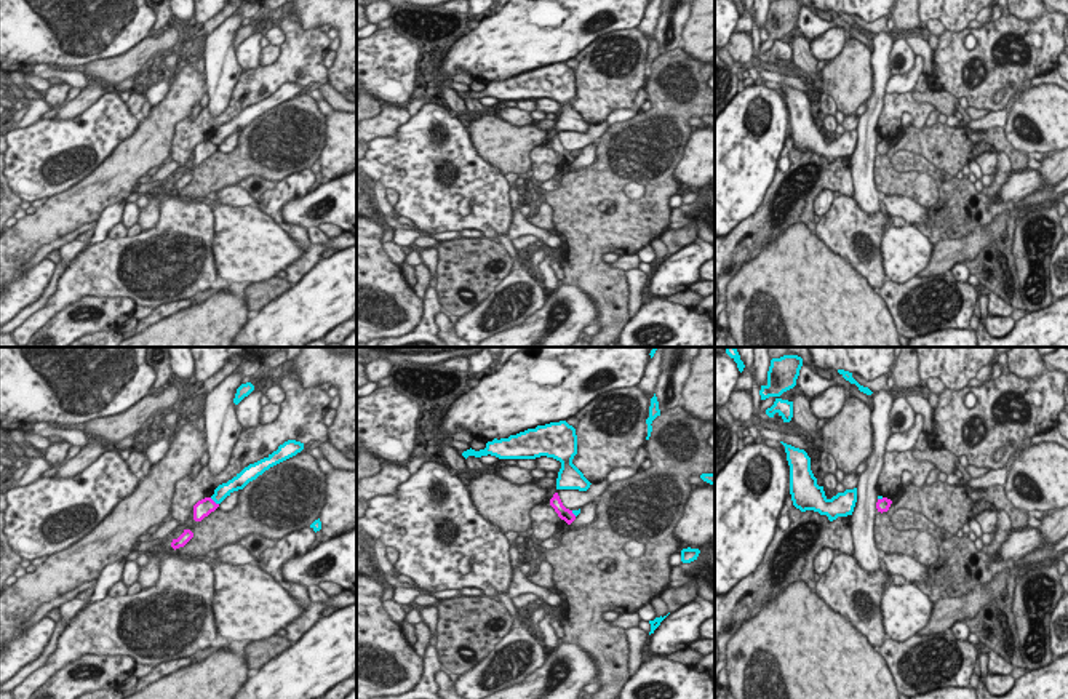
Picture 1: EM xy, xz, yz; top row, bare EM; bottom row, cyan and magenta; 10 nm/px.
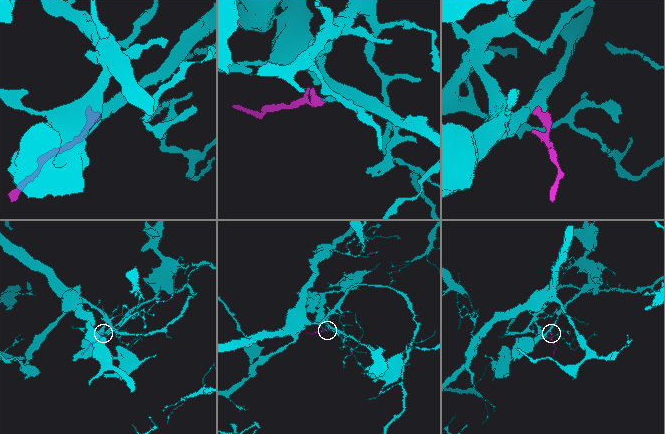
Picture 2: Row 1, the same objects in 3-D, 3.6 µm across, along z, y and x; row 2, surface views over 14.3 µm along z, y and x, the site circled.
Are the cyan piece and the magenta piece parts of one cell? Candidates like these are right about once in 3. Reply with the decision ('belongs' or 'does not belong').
does not belong

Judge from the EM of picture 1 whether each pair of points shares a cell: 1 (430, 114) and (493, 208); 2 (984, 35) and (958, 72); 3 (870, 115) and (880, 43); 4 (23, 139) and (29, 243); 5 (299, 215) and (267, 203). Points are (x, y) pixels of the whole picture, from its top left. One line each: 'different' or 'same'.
1: same
2: same
3: same
4: different
5: different

